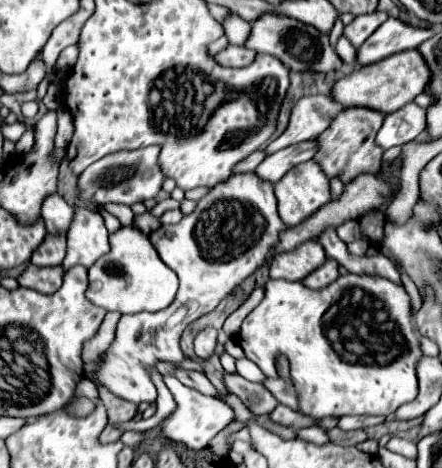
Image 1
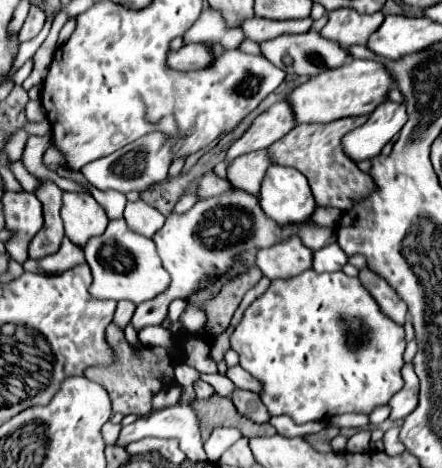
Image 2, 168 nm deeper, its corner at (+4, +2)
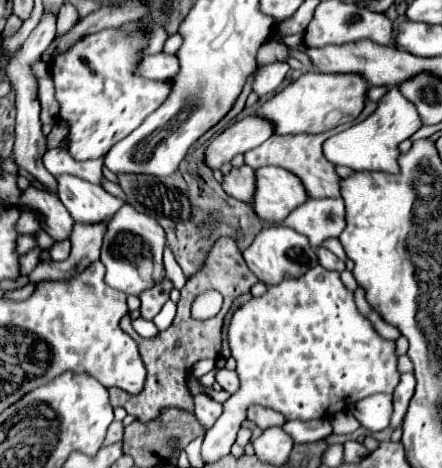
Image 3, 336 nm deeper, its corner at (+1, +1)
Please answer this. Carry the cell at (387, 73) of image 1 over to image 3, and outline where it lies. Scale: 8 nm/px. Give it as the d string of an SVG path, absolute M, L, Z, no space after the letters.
M306 72L284 90L268 98L258 110L256 116L266 118L274 126L274 134L320 134L332 130L340 124L354 122L366 104L368 84L356 74L320 74Z

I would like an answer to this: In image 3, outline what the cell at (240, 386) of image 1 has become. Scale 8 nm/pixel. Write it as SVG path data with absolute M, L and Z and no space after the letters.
M250 406L248 420L252 420L262 430L272 428L272 426L282 426L286 422L286 418L280 412L272 410L272 408L264 408L264 406Z

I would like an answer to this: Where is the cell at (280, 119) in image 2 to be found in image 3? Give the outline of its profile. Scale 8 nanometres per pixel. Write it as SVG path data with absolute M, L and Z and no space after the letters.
M246 116L230 126L226 126L212 142L206 146L204 162L210 170L220 168L224 162L230 162L236 154L246 154L248 150L260 146L274 134L272 124L264 118Z

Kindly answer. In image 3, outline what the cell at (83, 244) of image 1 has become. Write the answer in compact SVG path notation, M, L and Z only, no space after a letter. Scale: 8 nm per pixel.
M72 174L56 176L58 196L76 222L102 222L116 214L124 200L106 192L100 184L86 182Z

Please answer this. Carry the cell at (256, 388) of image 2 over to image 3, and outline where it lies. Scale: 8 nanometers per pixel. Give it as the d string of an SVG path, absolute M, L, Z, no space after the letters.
M222 368L218 374L216 374L216 382L230 394L234 394L238 390L238 378L236 378L236 372L234 370L226 370Z

